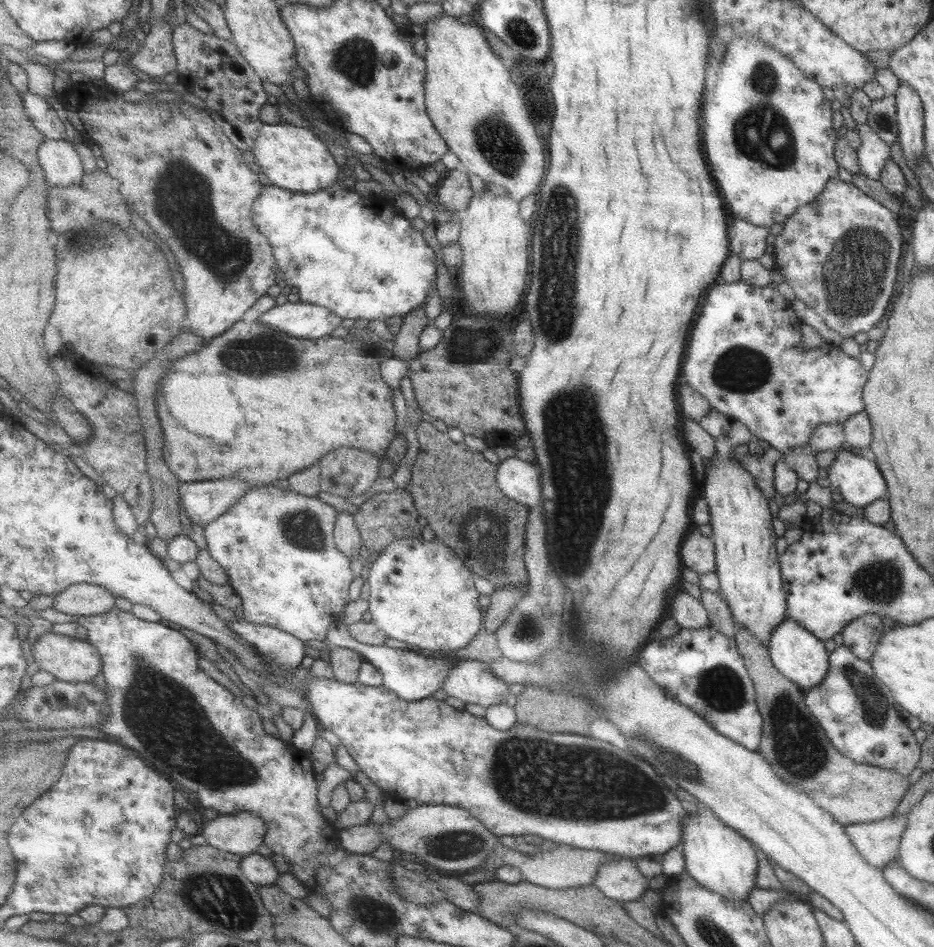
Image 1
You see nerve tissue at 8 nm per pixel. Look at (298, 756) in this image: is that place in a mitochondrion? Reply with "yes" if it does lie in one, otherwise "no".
no

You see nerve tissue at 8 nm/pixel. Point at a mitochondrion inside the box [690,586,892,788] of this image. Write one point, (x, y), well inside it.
(798, 746)

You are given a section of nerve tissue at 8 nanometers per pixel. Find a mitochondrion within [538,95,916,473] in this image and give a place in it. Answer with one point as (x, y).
(852, 278)

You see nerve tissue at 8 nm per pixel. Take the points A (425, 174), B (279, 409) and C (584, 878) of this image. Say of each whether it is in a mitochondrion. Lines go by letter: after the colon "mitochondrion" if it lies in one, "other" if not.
A: other
B: other
C: other

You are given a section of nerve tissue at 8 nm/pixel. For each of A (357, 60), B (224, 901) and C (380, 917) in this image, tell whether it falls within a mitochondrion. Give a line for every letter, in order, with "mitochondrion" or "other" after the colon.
A: mitochondrion
B: mitochondrion
C: mitochondrion

